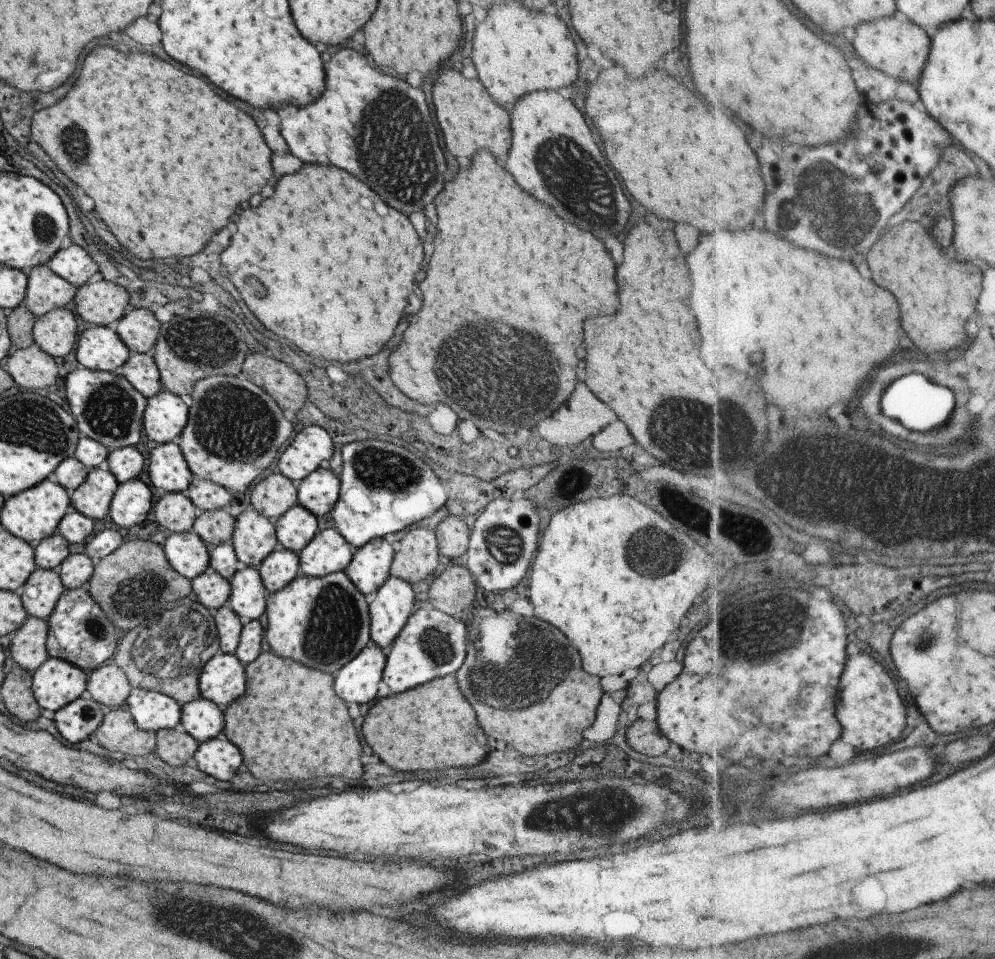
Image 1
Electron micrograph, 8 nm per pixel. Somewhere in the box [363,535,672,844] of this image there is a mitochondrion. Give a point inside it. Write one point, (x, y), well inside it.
(486, 685)

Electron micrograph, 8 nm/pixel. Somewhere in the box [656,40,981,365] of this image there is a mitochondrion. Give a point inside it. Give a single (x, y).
(836, 210)

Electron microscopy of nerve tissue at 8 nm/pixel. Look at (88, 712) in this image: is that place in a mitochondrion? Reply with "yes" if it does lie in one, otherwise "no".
yes

